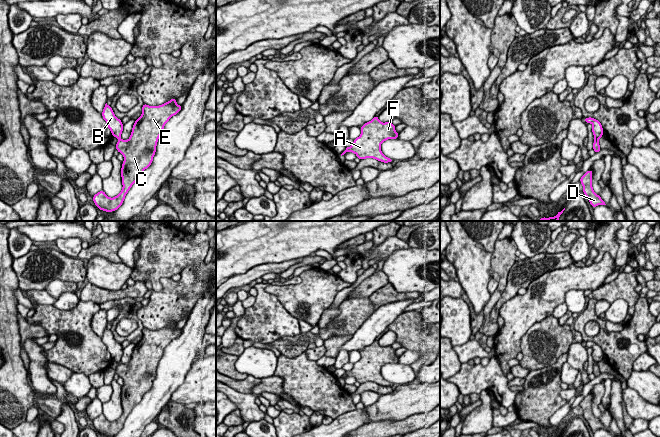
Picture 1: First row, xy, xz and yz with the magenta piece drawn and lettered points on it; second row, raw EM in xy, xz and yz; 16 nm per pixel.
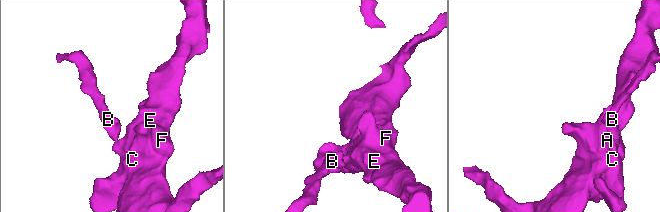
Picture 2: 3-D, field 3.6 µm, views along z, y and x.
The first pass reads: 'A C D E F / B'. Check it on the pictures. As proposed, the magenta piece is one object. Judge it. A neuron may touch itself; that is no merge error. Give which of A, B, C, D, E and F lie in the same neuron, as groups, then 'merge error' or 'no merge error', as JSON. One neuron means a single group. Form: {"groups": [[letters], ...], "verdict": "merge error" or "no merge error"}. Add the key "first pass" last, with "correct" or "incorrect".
{"groups": [["A", "C", "D", "E", "F"], ["B"]], "verdict": "merge error", "first pass": "correct"}

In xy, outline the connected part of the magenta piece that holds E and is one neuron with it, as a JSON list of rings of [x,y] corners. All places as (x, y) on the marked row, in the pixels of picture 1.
[[[173,98],[159,106],[143,104],[142,115],[135,120],[130,138],[119,139],[115,146],[124,157],[121,168],[123,188],[113,198],[108,197],[103,190],[95,194],[92,198],[97,208],[108,213],[117,210],[123,204],[132,185],[151,165],[164,125],[180,112],[182,105],[178,105],[176,101],[177,99]]]

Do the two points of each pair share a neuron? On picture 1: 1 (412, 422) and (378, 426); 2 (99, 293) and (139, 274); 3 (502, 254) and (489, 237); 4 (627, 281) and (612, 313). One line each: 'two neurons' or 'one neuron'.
1: one neuron
2: two neurons
3: two neurons
4: two neurons

